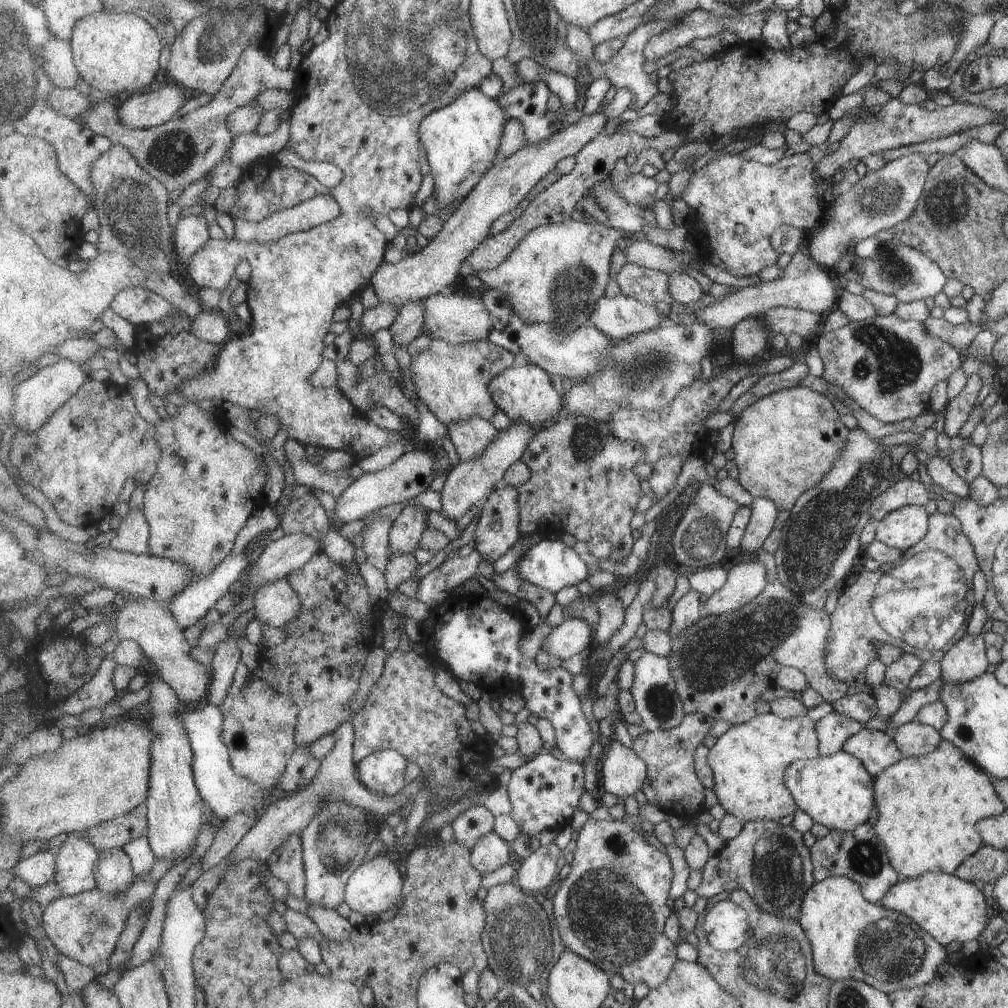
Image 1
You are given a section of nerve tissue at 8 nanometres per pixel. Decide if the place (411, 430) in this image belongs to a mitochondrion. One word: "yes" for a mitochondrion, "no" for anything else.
no

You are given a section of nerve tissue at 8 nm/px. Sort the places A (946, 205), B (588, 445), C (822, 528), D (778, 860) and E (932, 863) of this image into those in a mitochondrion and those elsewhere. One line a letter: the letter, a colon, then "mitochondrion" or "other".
A: mitochondrion
B: mitochondrion
C: mitochondrion
D: mitochondrion
E: other

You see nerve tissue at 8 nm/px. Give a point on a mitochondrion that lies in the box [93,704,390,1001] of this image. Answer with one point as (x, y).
(336, 826)

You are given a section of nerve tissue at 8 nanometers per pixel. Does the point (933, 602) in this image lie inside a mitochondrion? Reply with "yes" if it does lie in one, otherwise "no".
yes

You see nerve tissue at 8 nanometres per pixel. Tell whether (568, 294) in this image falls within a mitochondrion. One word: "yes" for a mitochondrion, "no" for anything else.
yes

